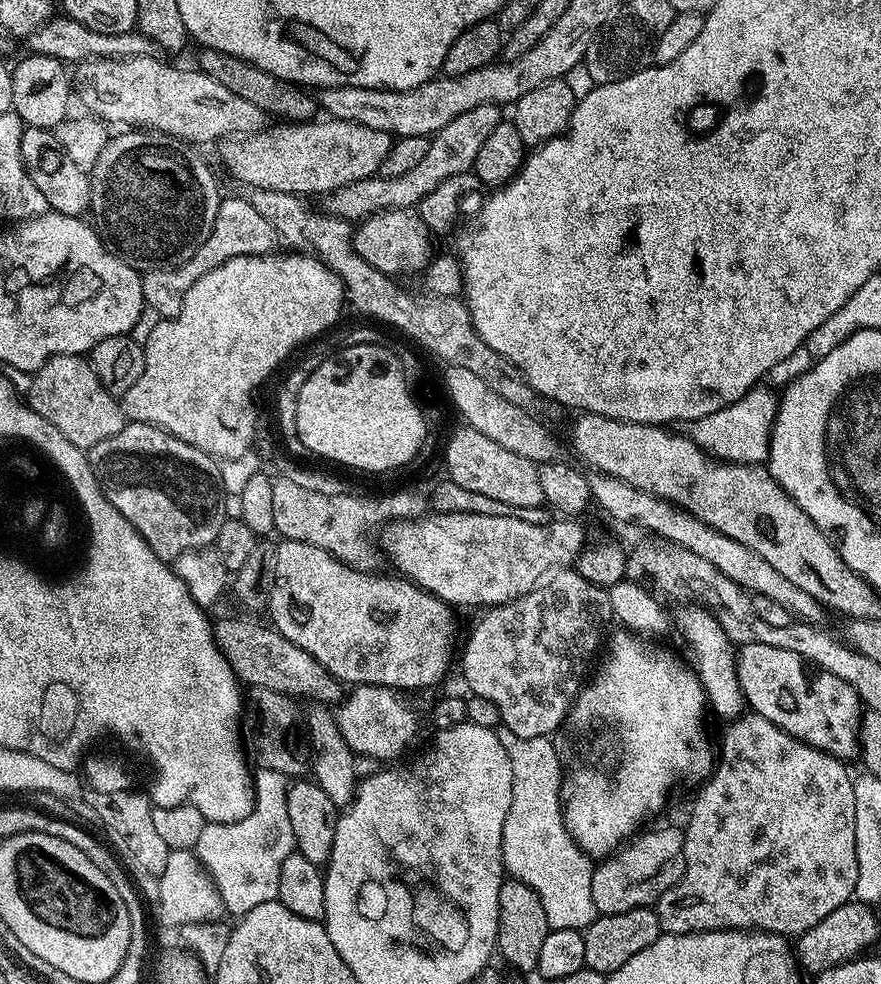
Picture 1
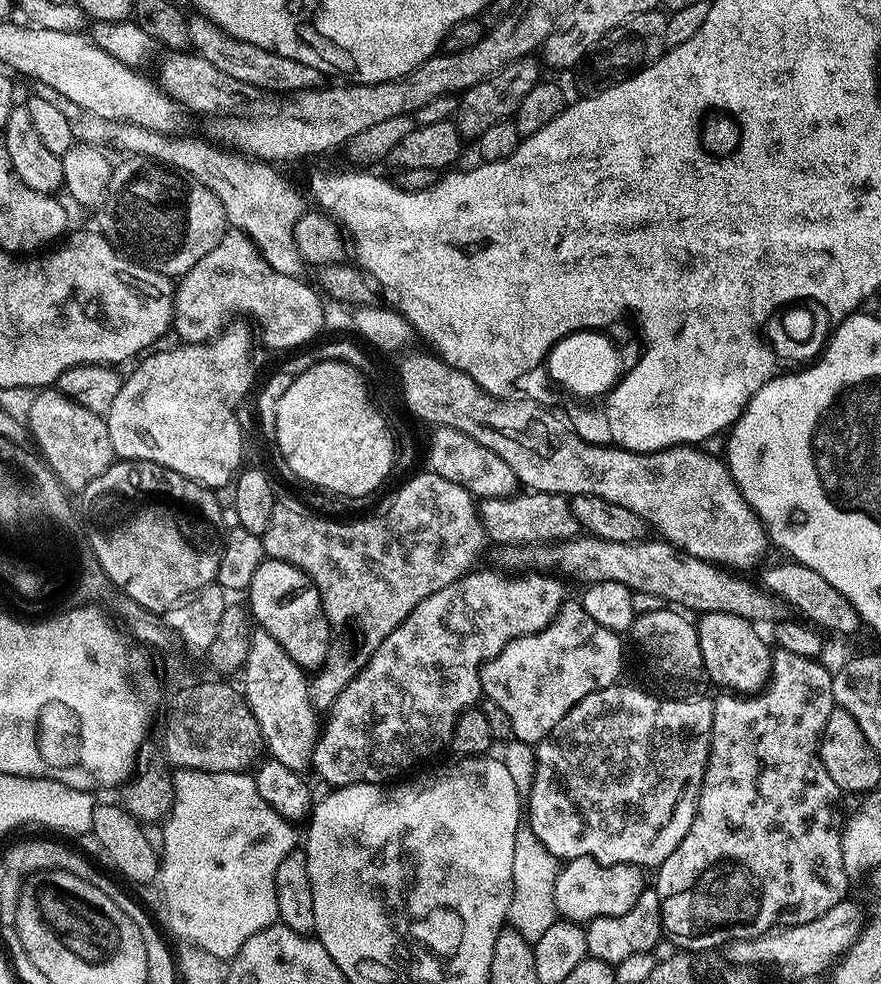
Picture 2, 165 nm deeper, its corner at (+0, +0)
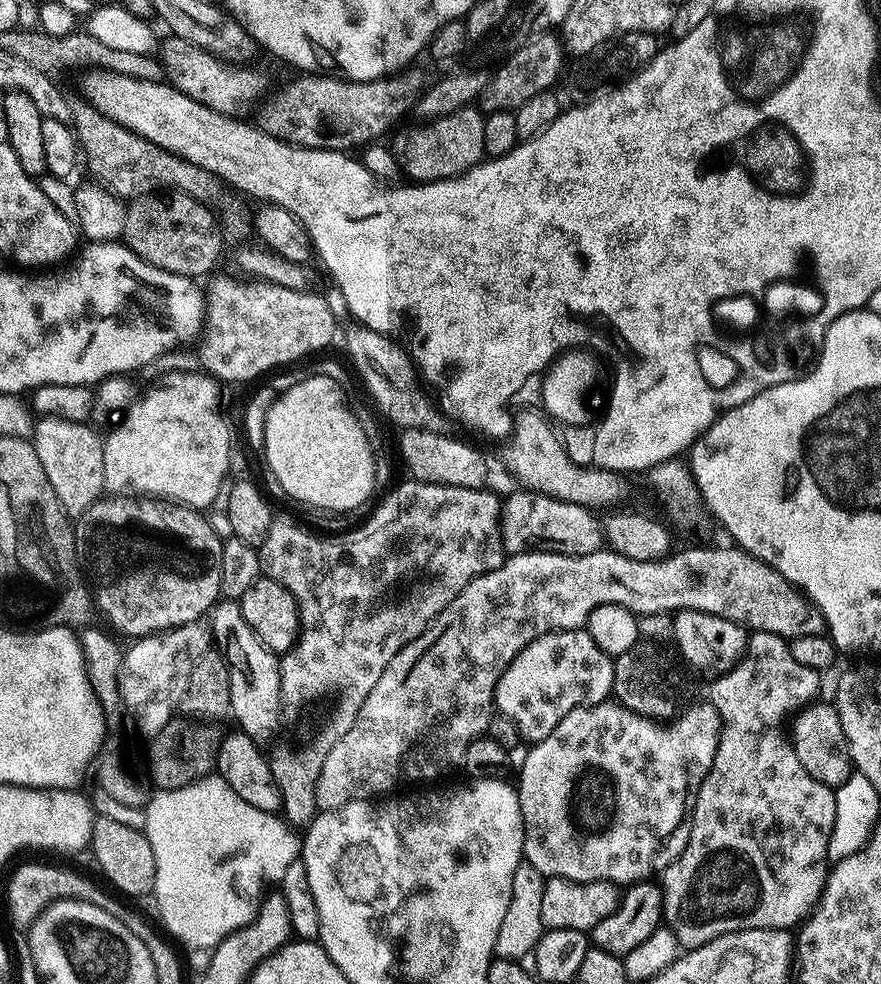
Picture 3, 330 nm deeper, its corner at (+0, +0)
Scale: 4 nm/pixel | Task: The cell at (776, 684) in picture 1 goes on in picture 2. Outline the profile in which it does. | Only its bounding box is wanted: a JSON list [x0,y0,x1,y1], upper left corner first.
[696,612,772,694]

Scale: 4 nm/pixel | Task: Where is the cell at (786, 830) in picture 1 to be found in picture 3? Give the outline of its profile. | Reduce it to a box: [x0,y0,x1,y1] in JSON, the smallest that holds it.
[662,632,836,949]

